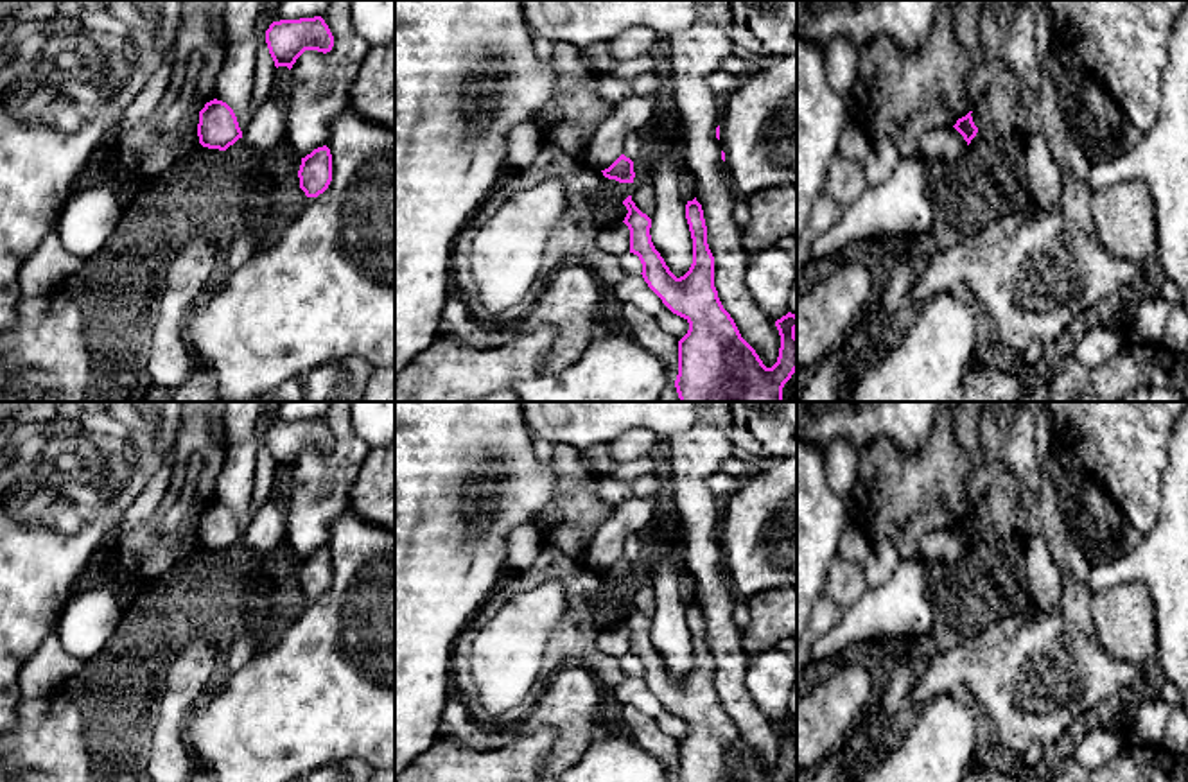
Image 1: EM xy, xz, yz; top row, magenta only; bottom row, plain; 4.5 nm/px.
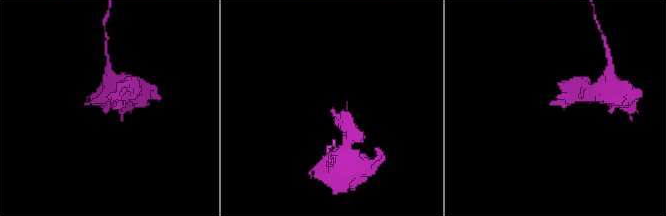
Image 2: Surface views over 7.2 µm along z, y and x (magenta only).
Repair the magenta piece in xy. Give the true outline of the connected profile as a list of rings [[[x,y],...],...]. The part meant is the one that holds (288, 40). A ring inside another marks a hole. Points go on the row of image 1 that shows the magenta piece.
[[[321,16],[273,22],[266,43],[275,66],[289,70],[305,50],[330,52],[334,36]]]

